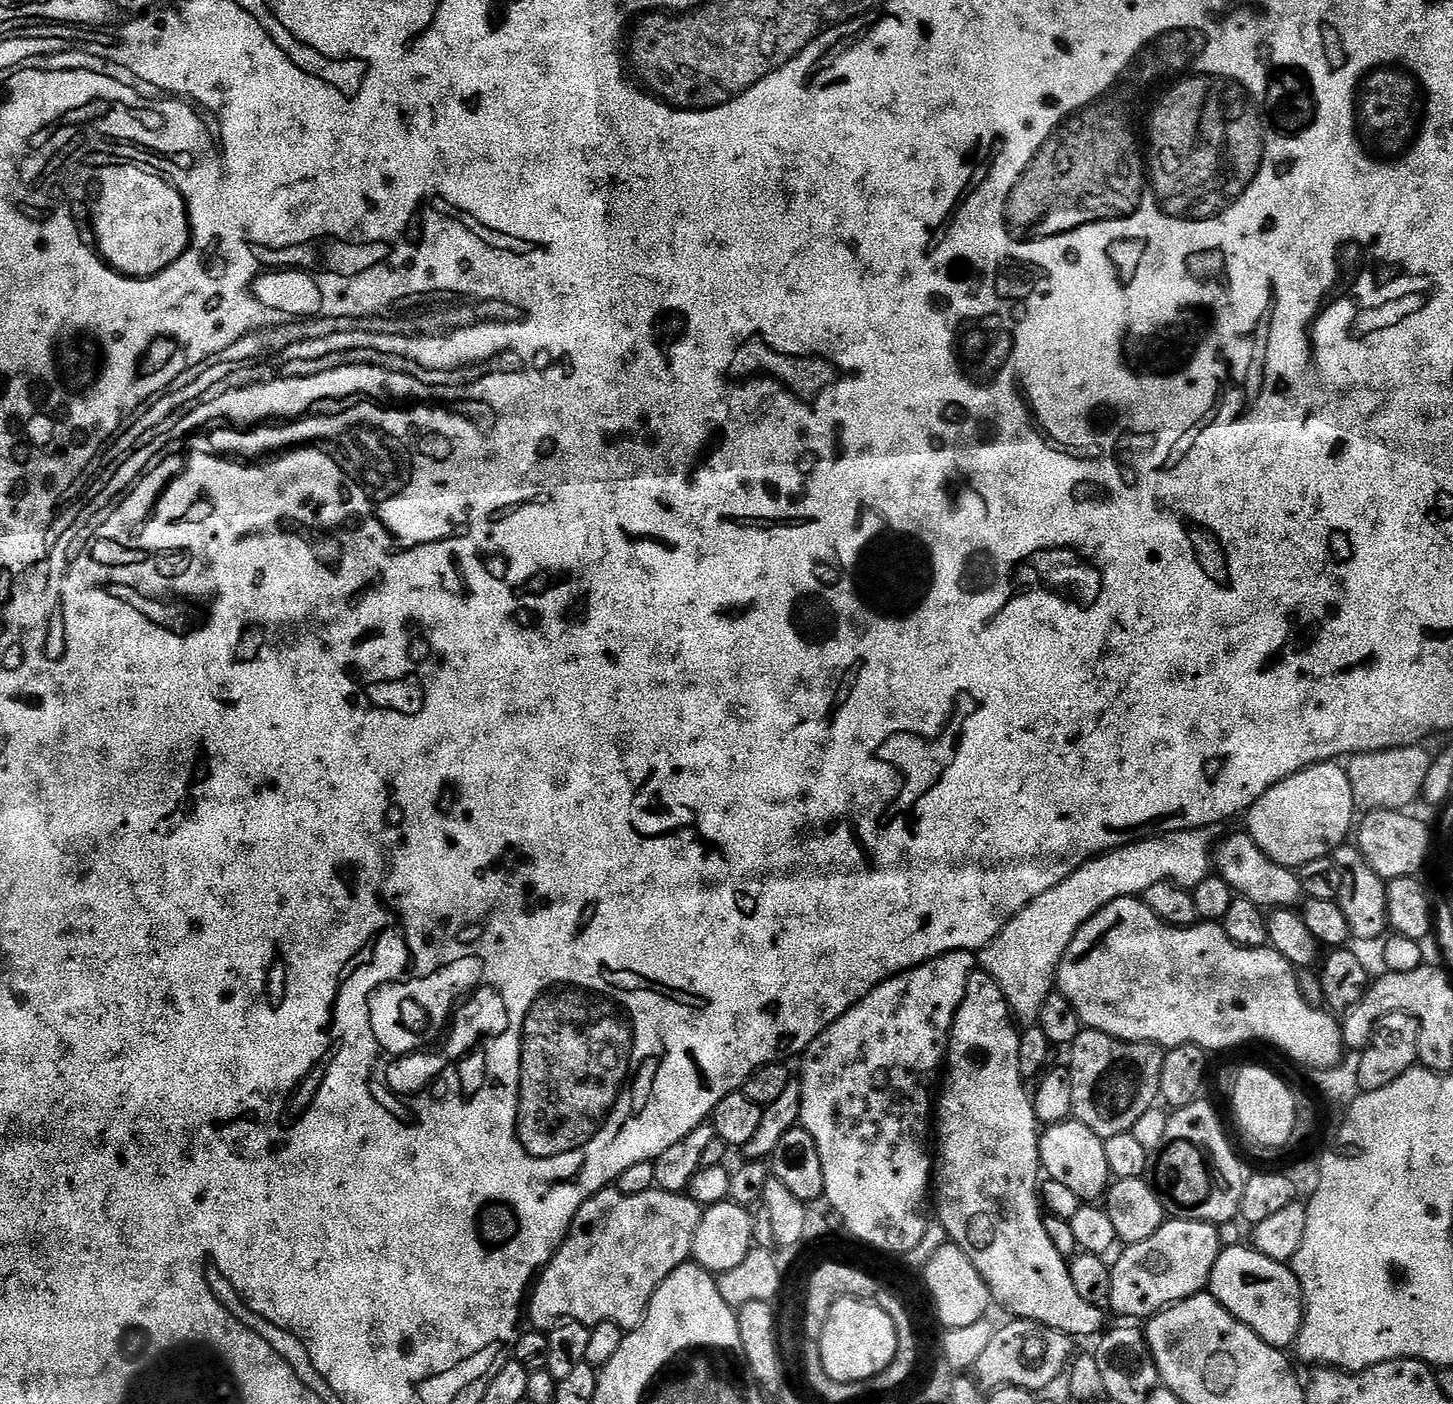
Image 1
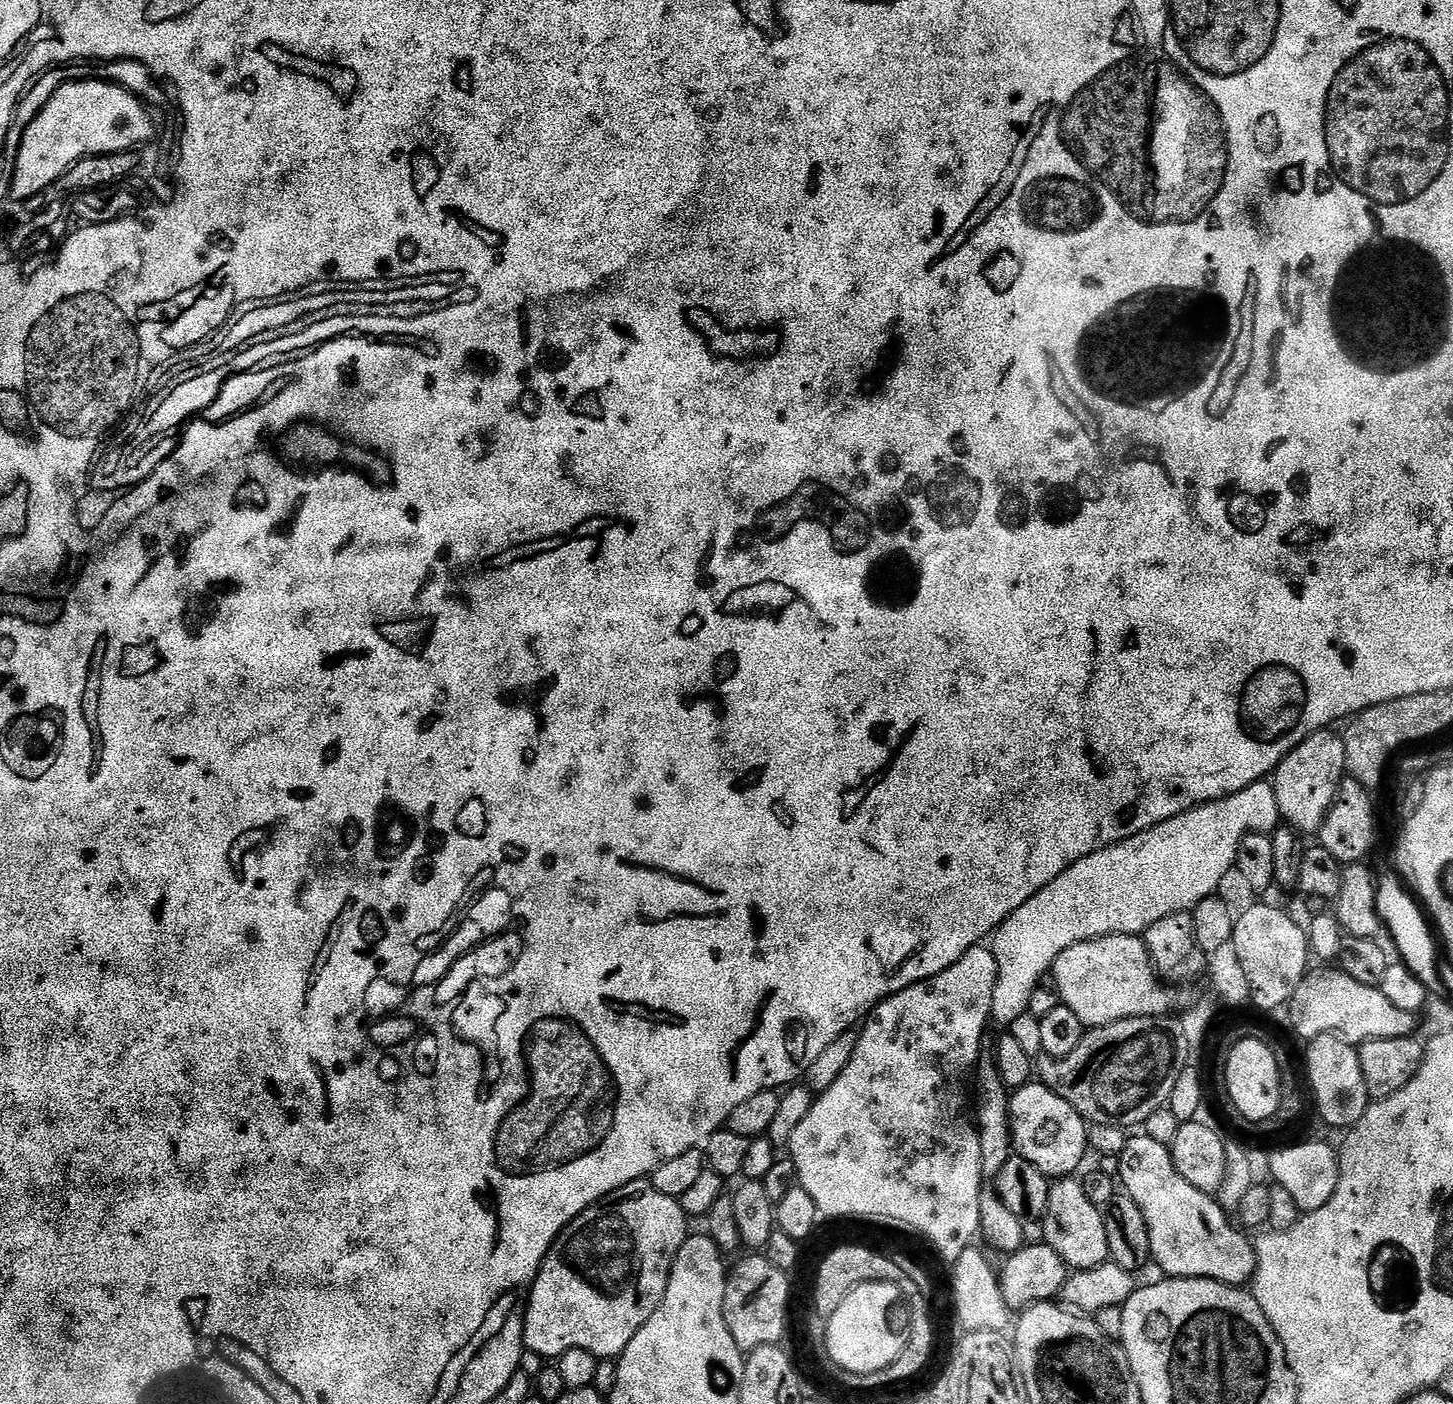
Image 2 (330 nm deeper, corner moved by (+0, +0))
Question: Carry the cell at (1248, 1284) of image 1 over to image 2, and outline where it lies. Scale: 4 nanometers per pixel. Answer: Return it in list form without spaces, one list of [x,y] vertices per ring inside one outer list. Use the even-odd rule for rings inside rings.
[[[1143,1134],[1133,1135],[1127,1146],[1121,1150],[1119,1158],[1119,1183],[1127,1196],[1138,1202],[1138,1210],[1142,1210],[1142,1218],[1146,1218],[1151,1259],[1154,1264],[1156,1260],[1165,1277],[1178,1280],[1217,1280],[1237,1286],[1247,1285],[1251,1281],[1253,1273],[1256,1272],[1256,1249],[1253,1241],[1248,1241],[1243,1236],[1245,1233],[1235,1223],[1232,1225],[1228,1221],[1229,1213],[1215,1195],[1198,1190],[1198,1186],[1190,1186],[1190,1182],[1186,1182],[1186,1178],[1178,1174],[1169,1145],[1154,1142],[1154,1138]]]

